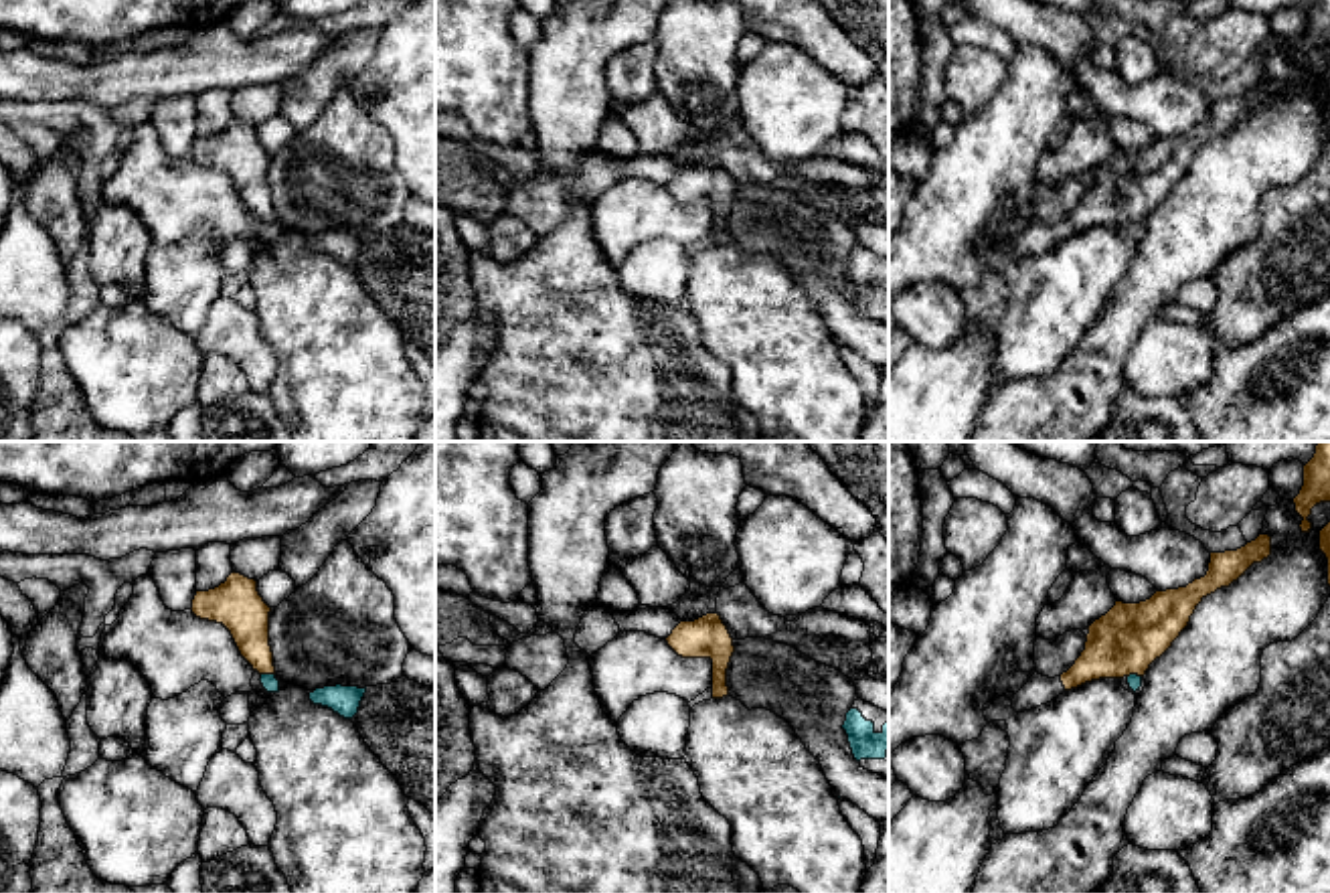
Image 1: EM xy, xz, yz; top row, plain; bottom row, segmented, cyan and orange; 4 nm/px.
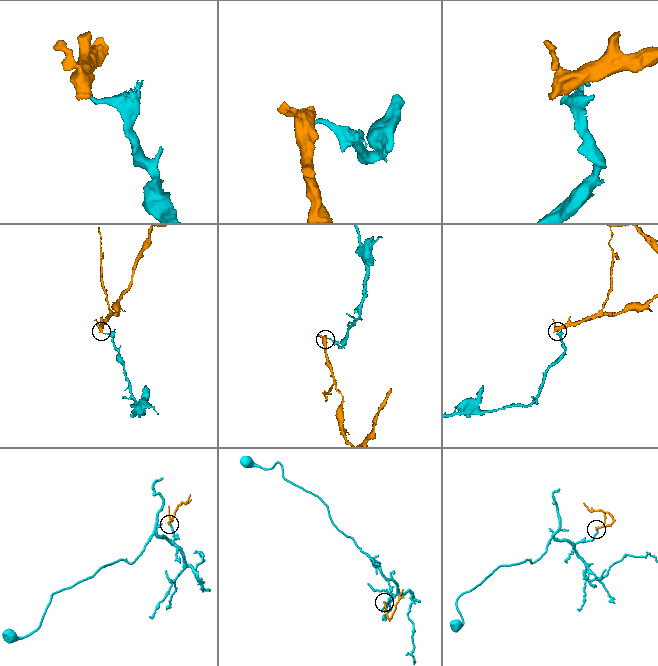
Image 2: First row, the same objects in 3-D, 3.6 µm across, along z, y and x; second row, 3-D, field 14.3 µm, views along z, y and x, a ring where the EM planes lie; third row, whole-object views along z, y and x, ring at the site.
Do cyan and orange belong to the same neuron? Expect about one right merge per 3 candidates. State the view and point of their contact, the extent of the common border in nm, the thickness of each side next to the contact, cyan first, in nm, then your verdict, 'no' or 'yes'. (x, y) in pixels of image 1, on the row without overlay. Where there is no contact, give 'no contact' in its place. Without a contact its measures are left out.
xy (268, 221) | 60 nm | 70/180 nm | no

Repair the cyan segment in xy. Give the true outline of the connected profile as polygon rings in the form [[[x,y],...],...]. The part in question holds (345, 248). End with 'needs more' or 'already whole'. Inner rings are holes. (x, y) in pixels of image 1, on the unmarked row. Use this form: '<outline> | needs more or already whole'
[[[336,231],[336,233],[316,235],[314,239],[310,239],[310,247],[314,251],[332,255],[344,265],[352,265],[358,259],[364,239],[366,233],[358,235],[358,233]]] | already whole

